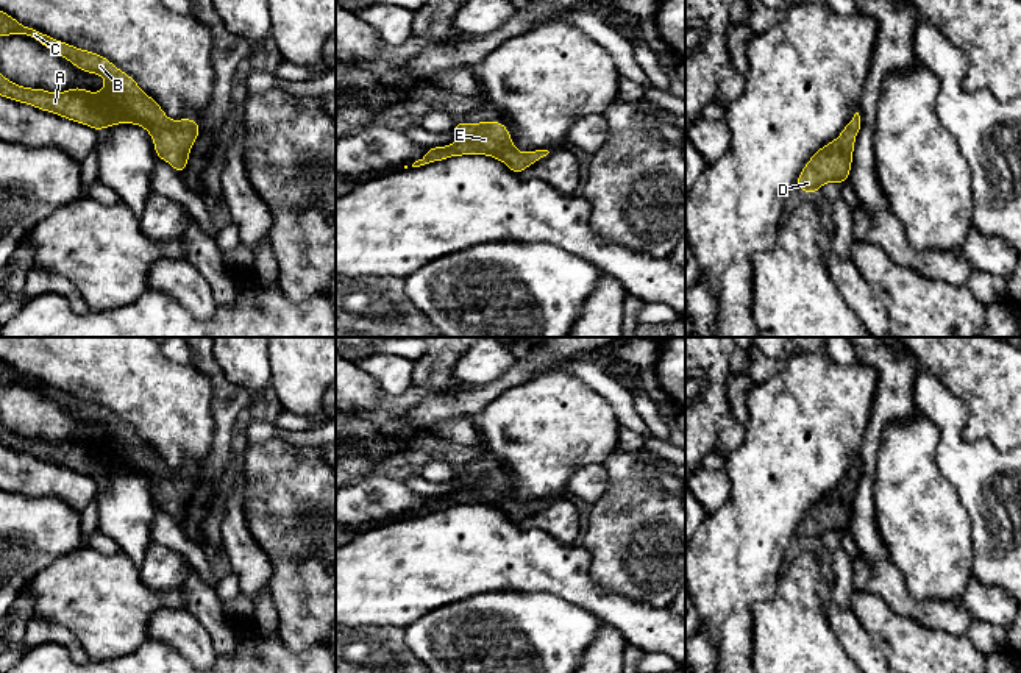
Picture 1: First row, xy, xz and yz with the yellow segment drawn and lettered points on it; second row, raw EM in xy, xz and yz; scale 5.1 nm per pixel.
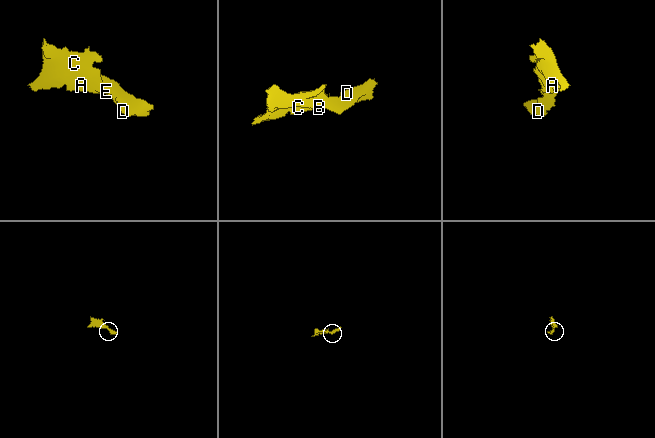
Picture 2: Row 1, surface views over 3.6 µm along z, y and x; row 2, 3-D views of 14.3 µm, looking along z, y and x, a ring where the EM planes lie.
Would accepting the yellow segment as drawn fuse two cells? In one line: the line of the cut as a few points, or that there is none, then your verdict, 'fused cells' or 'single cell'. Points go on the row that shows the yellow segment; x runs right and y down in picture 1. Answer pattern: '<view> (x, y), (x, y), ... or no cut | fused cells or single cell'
no cut | single cell

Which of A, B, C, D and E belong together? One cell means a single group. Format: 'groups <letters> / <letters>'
groups A B C D E

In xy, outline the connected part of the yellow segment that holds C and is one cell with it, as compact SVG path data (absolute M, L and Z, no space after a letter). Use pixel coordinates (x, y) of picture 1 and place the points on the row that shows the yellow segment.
M0 11L0 36L11 34L27 34L36 39L80 70L103 77L105 86L100 92L72 87L55 94L42 87L19 86L0 73L2 97L28 103L97 131L119 123L139 125L150 133L158 159L167 161L173 170L183 173L189 162L192 144L200 134L197 120L170 120L164 109L109 59L20 25L12 16Z

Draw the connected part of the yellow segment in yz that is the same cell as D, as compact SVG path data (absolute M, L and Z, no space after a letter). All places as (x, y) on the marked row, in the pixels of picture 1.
M859 112L846 123L838 137L823 145L801 170L796 186L807 194L815 194L826 183L843 184L852 166L854 141L860 130Z

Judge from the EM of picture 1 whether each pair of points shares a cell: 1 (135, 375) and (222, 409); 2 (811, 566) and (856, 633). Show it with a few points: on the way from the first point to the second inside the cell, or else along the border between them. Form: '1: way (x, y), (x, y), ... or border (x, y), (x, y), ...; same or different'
1: border (199, 370), (208, 377), (213, 388), (211, 442); different
2: border (829, 598), (826, 619), (837, 639); different

